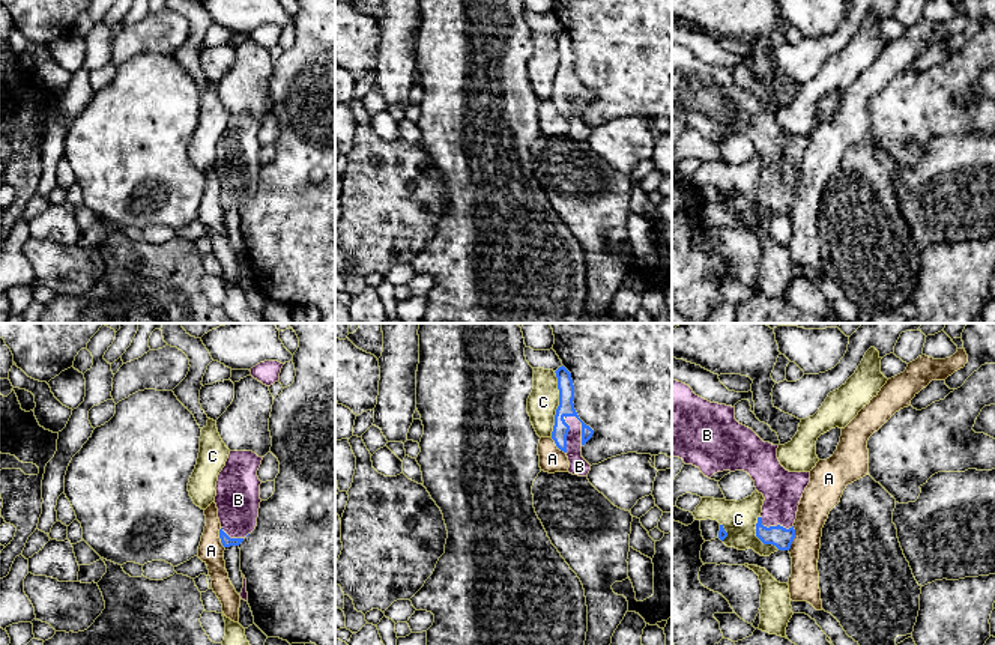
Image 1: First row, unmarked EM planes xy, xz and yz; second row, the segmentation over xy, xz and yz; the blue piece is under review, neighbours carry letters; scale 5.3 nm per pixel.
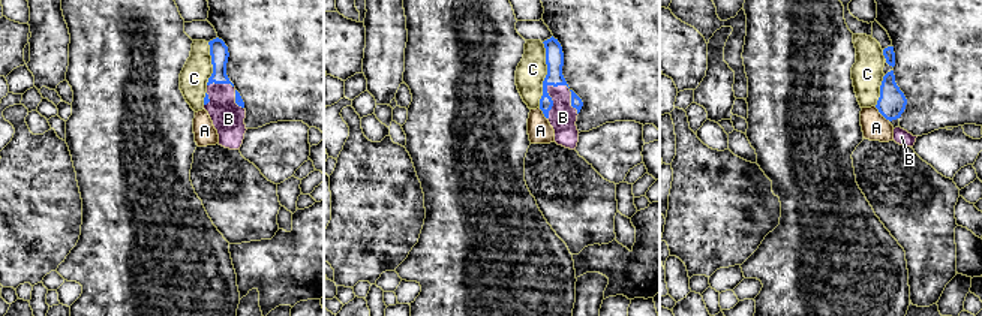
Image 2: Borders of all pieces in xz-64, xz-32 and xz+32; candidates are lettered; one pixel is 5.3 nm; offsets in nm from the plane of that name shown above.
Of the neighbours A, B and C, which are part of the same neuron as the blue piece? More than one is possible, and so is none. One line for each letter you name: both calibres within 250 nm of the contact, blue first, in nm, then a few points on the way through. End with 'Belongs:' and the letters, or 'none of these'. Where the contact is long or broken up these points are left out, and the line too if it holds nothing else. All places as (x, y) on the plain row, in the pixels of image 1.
B: 90 nm thick on the blue side, 100 nm on the other; runs through xz (565, 50), (565, 84), (568, 93), (579, 130)
Belongs: B

